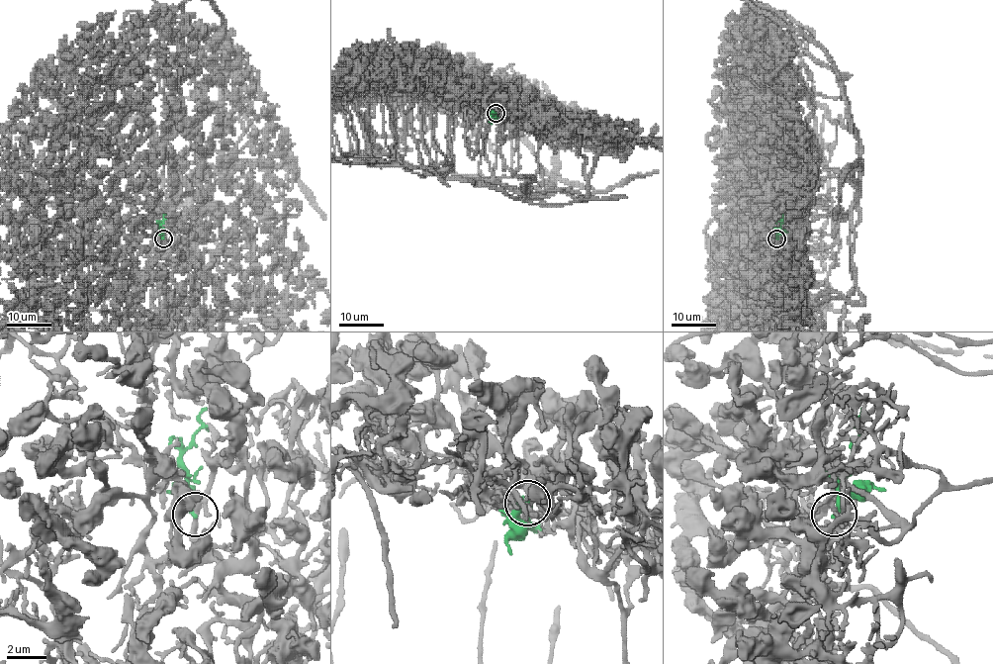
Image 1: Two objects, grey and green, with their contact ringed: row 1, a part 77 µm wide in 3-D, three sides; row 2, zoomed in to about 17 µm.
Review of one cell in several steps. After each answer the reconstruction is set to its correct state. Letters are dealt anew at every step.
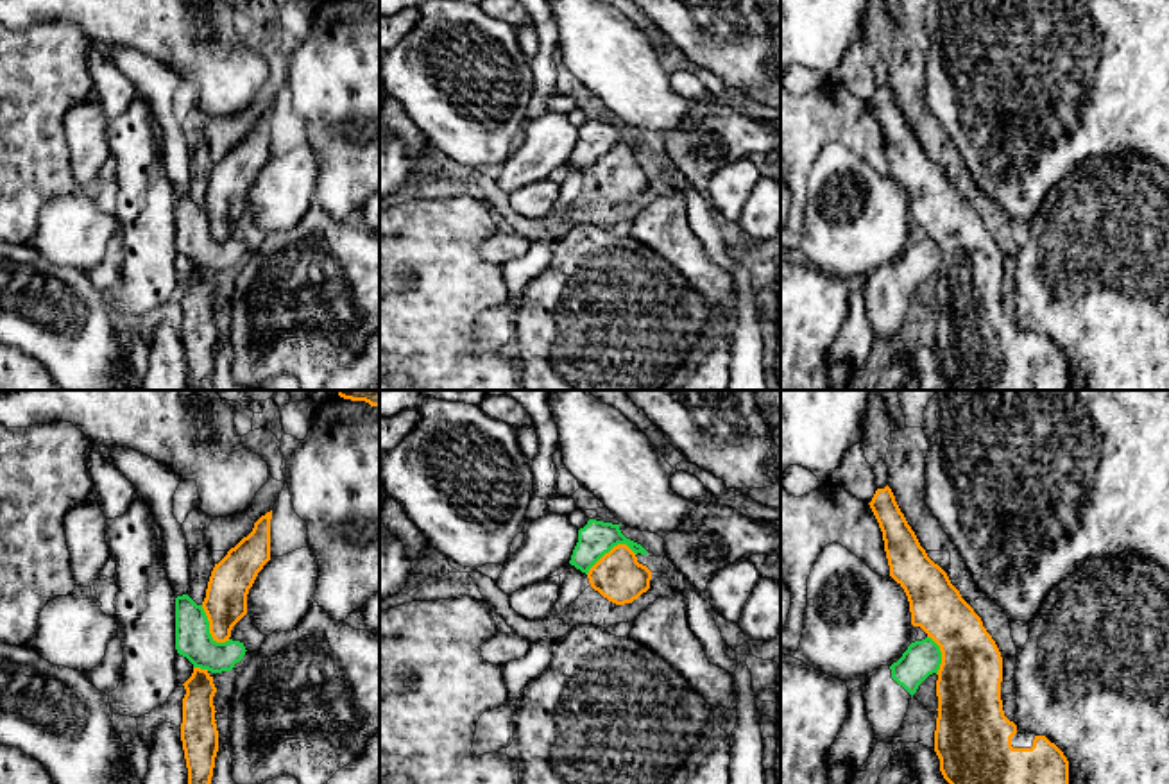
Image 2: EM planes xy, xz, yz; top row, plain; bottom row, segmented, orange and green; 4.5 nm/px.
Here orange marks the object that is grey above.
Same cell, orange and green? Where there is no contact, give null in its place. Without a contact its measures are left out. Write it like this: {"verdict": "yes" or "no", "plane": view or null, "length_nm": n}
{"verdict": "no", "plane": "xy", "length_nm": 200}

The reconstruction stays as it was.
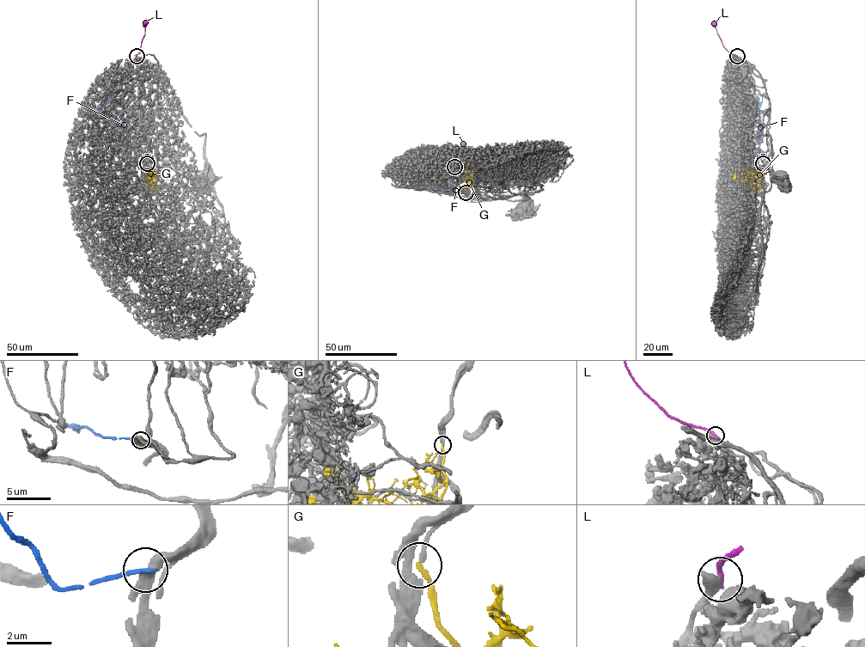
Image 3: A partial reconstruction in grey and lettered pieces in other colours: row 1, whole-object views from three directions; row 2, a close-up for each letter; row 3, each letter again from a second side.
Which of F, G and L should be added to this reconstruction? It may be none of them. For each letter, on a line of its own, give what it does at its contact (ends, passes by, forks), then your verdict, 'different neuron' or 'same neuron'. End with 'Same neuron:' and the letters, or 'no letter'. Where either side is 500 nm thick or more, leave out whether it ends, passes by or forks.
F: it ends; different neuron
G: it ends; different neuron
L: different neuron
Same neuron: no letter

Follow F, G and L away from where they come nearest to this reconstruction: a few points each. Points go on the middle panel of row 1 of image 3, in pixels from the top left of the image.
F: (465, 192), (448, 188), (443, 191), (420, 187)
G: (466, 192), (471, 192), (467, 165)
L: (454, 167), (464, 143)

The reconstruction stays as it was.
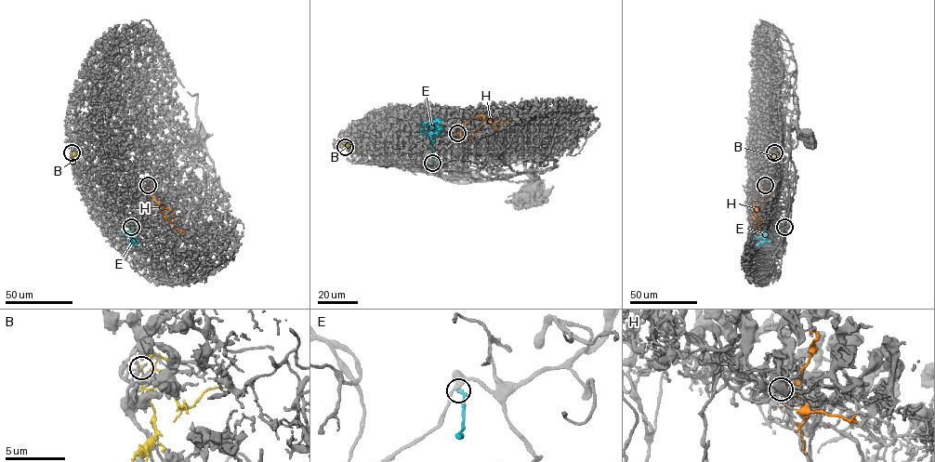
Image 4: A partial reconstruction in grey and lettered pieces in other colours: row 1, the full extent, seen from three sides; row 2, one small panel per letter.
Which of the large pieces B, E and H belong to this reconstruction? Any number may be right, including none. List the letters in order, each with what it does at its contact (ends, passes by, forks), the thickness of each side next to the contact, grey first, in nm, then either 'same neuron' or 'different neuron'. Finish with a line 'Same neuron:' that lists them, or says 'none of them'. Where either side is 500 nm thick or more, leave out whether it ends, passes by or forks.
B: it ends | 300/140 nm | different neuron
E: it ends | 220/320 nm | same neuron
H: it ends | 340/280 nm | different neuron
Same neuron: E

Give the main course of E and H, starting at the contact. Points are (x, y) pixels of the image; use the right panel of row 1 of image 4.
E: (784, 227), (768, 233), (764, 237), (766, 241), (757, 244)
H: (765, 185), (753, 211), (754, 219), (758, 223), (757, 233)

